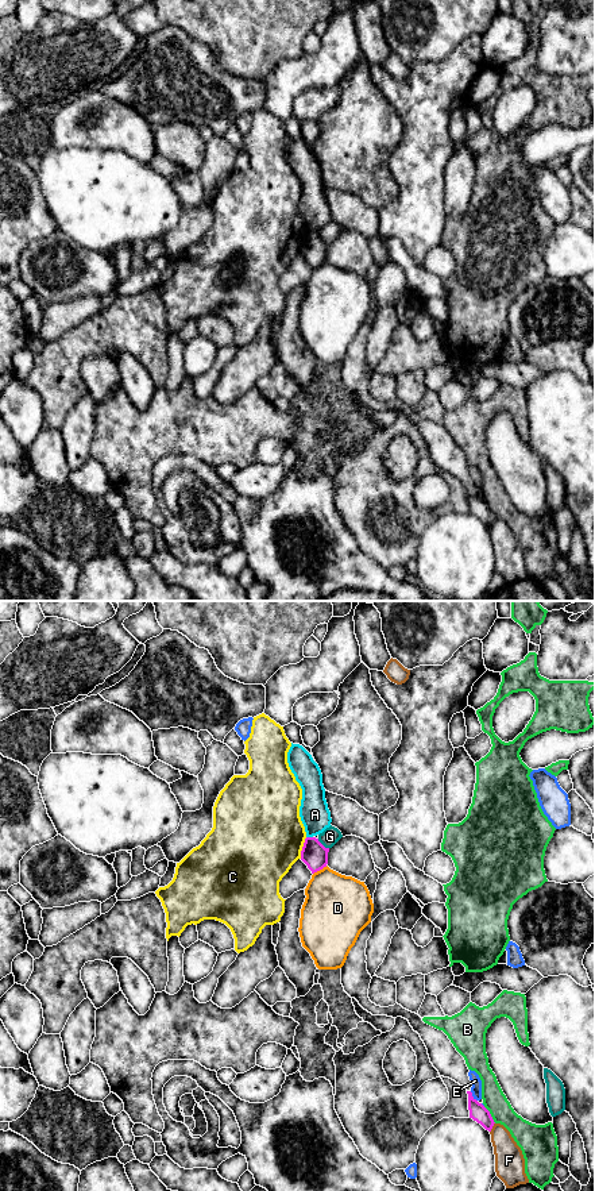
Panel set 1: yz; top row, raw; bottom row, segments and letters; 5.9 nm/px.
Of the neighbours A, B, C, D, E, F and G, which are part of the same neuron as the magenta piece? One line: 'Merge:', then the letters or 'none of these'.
Merge: none of these

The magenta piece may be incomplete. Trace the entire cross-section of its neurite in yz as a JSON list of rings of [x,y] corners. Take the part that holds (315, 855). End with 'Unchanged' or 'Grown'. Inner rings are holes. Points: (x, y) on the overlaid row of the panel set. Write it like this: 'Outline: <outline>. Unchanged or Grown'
Outline: [[[306,837],[302,851],[301,860],[308,866],[312,874],[322,870],[328,864],[329,848],[325,848],[318,839]]]. Unchanged

